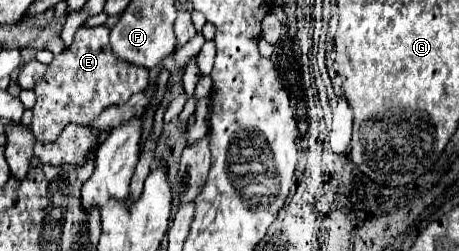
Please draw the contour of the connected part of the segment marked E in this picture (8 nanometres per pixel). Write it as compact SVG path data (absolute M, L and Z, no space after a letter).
M80 27L70 49L62 51L48 65L46 75L36 83L36 105L32 117L32 133L38 141L54 141L68 123L90 125L102 109L126 103L134 93L148 85L148 69L120 61L108 43L108 27Z

